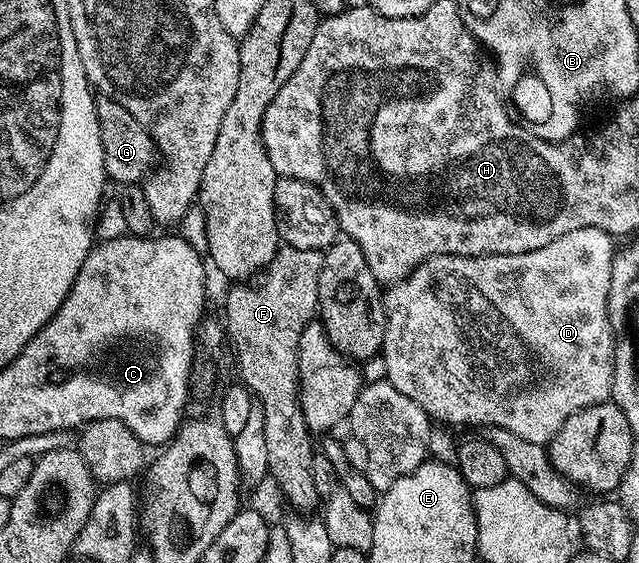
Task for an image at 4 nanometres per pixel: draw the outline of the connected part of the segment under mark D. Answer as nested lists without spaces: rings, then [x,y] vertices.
[[[589,227],[572,229],[564,237],[556,237],[540,249],[511,255],[434,255],[425,259],[401,283],[387,286],[386,336],[382,342],[380,360],[386,366],[385,382],[391,383],[404,397],[412,397],[431,420],[442,423],[472,423],[479,429],[499,427],[524,437],[527,441],[549,444],[551,437],[564,425],[572,413],[610,399],[614,376],[614,334],[608,321],[608,293],[612,281],[612,265],[616,254],[615,240],[604,230]]]

